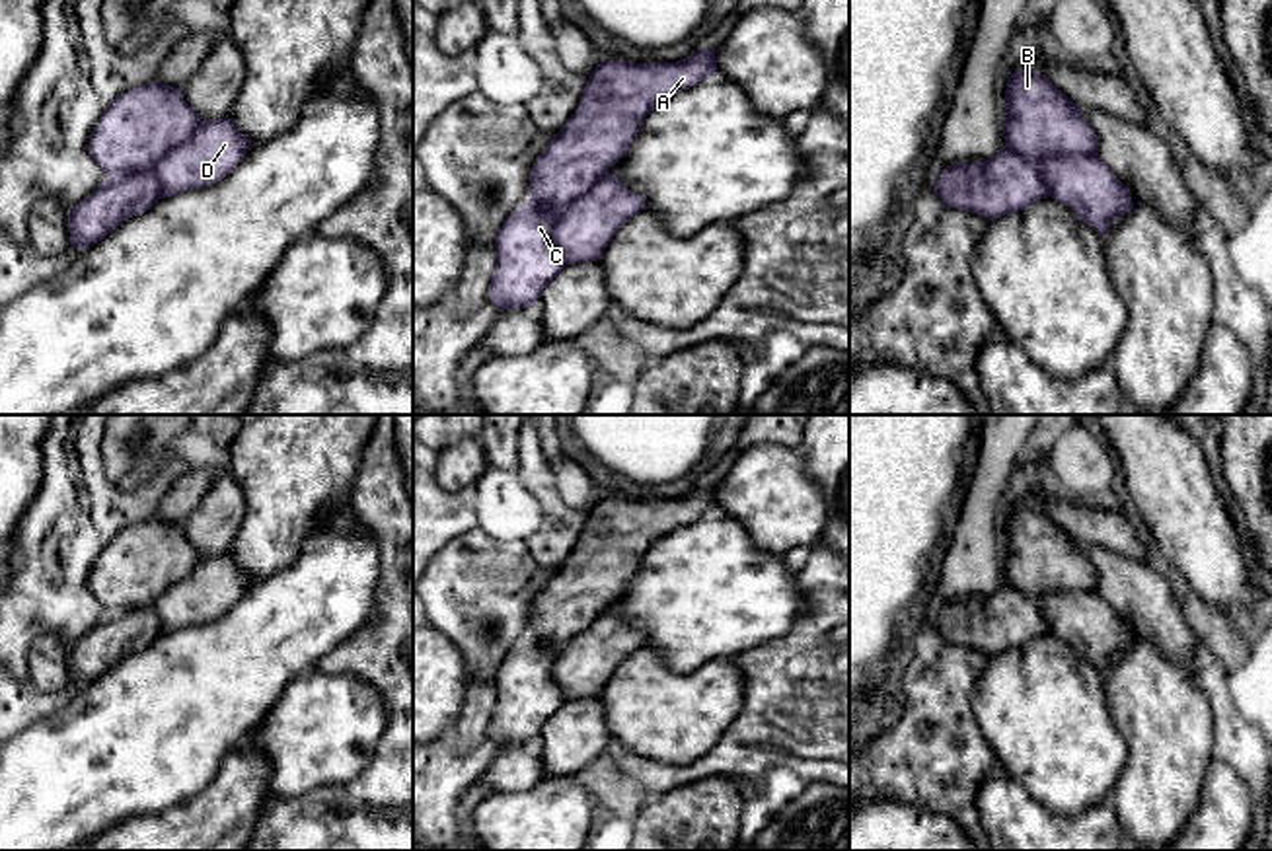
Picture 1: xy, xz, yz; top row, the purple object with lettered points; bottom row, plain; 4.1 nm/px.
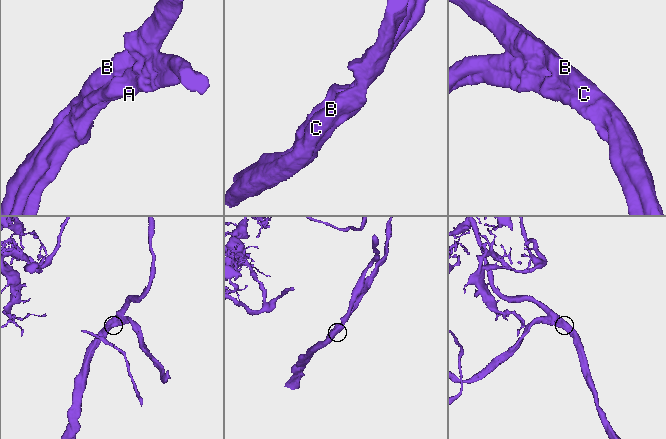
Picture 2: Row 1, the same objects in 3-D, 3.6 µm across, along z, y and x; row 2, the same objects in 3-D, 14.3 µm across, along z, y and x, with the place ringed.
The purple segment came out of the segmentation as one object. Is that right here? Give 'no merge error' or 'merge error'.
no merge error

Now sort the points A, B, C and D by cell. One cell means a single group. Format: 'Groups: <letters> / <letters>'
Groups: A B C D

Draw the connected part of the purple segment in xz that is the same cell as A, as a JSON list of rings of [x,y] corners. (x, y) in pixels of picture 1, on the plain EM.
[[[695,485],[676,499],[600,497],[596,500],[575,549],[536,594],[526,639],[510,648],[495,670],[489,738],[499,748],[538,740],[543,724],[563,703],[598,697],[619,664],[645,647],[645,633],[608,608],[627,590],[645,553],[658,537],[717,510],[715,489],[717,485]]]

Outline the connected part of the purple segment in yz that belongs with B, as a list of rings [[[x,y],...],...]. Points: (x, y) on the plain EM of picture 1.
[[[1017,504],[1009,512],[1005,536],[1005,580],[986,598],[947,602],[933,629],[947,643],[978,650],[988,658],[1052,633],[1104,674],[1134,639],[1130,625],[1099,594],[1099,574],[1083,547],[1032,504]]]

